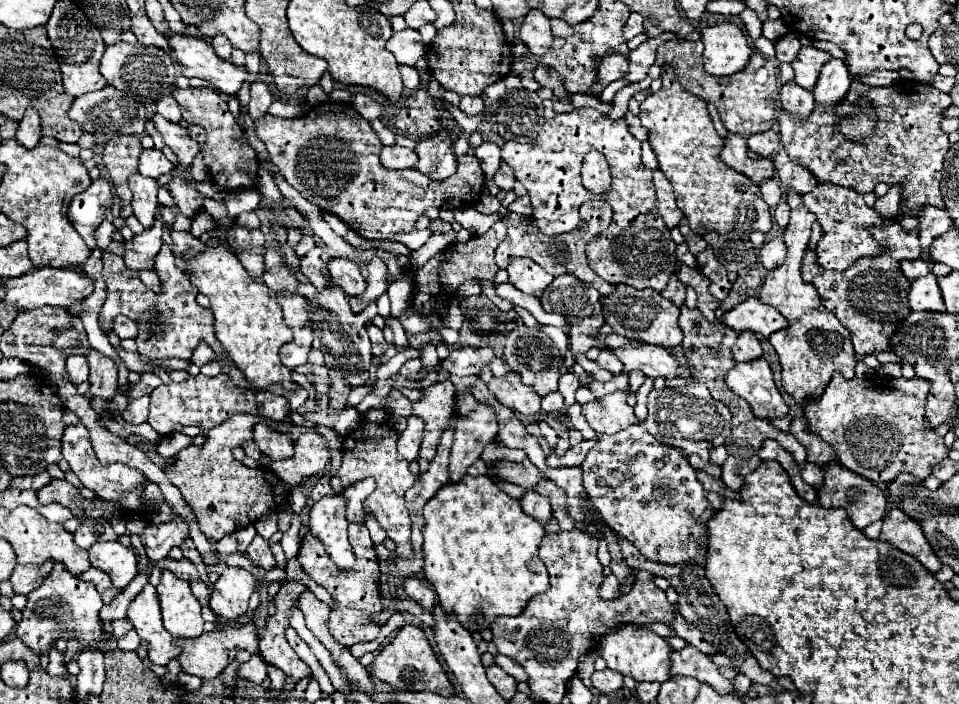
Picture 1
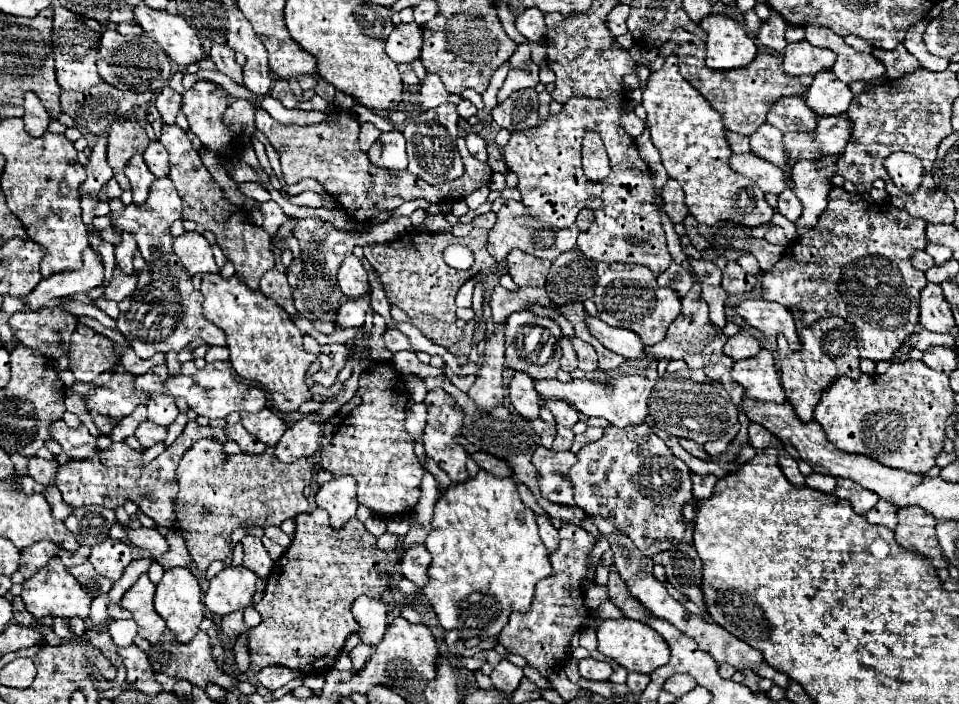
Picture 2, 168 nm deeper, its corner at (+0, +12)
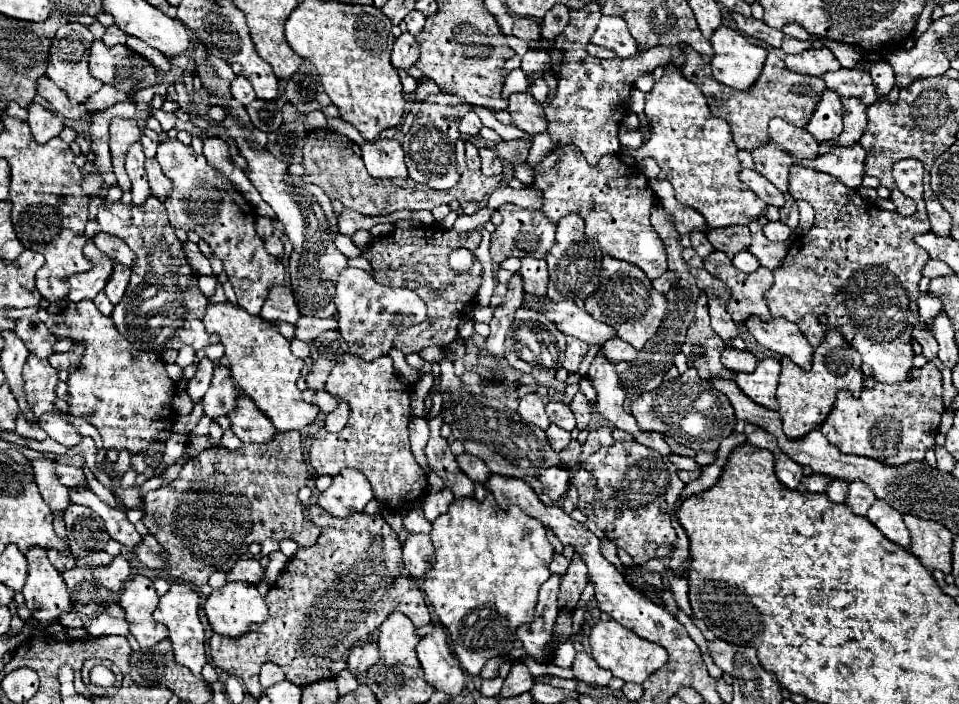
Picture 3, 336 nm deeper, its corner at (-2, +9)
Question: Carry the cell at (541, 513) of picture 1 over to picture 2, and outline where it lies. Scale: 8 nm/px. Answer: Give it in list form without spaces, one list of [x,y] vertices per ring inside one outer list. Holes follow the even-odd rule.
[[[539,513],[539,515],[535,515],[535,519],[537,519],[539,535],[541,535],[545,547],[549,549],[549,553],[553,553],[557,549],[557,545],[559,545],[559,533],[557,533],[557,529],[553,527],[553,523],[551,523],[547,513]]]

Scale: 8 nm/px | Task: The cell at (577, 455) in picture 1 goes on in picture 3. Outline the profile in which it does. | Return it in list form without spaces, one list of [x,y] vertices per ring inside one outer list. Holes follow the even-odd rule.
[[[597,428],[597,430],[589,432],[587,442],[583,444],[581,462],[583,462],[587,456],[591,456],[593,452],[597,452],[599,448],[603,448],[603,446],[611,446],[611,444],[615,444],[615,440],[613,440],[613,436],[611,436],[611,428]]]

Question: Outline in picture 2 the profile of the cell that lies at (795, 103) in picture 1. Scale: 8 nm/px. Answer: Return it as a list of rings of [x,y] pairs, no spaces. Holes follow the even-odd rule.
[[[781,97],[769,111],[767,123],[775,125],[783,133],[787,131],[813,131],[817,125],[815,113],[807,109],[805,97]]]

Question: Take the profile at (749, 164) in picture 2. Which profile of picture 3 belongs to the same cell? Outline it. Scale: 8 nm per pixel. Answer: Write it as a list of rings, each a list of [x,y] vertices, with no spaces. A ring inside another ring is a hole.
[[[743,170],[739,174],[739,180],[745,182],[765,204],[777,206],[777,208],[783,208],[785,206],[783,194],[765,176],[761,176],[759,172],[755,172],[755,170]]]

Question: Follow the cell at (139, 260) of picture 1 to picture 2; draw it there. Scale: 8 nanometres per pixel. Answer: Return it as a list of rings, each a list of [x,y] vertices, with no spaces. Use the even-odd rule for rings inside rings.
[[[129,233],[121,235],[121,243],[115,245],[115,261],[119,267],[123,267],[125,273],[133,273],[133,255],[137,253],[135,239]]]

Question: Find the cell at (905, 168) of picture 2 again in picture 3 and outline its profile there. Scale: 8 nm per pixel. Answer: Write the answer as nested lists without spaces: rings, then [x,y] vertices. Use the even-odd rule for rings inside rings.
[[[899,160],[893,166],[893,176],[897,180],[899,190],[909,198],[913,198],[917,204],[917,212],[905,218],[899,212],[887,212],[869,204],[855,190],[847,188],[843,182],[839,182],[829,174],[797,164],[793,164],[793,168],[789,170],[789,194],[795,200],[805,200],[813,206],[815,224],[807,236],[795,238],[791,242],[783,264],[773,270],[775,282],[765,294],[771,316],[773,318],[783,316],[785,320],[795,322],[813,348],[817,348],[823,342],[823,316],[825,316],[825,326],[839,330],[841,336],[861,354],[863,374],[873,378],[875,382],[897,384],[909,380],[911,368],[915,368],[911,330],[919,322],[919,308],[915,302],[921,294],[919,292],[919,280],[923,278],[921,270],[929,260],[929,254],[925,254],[923,248],[919,248],[913,242],[915,234],[929,232],[923,191],[924,173],[923,164],[917,160]]]

